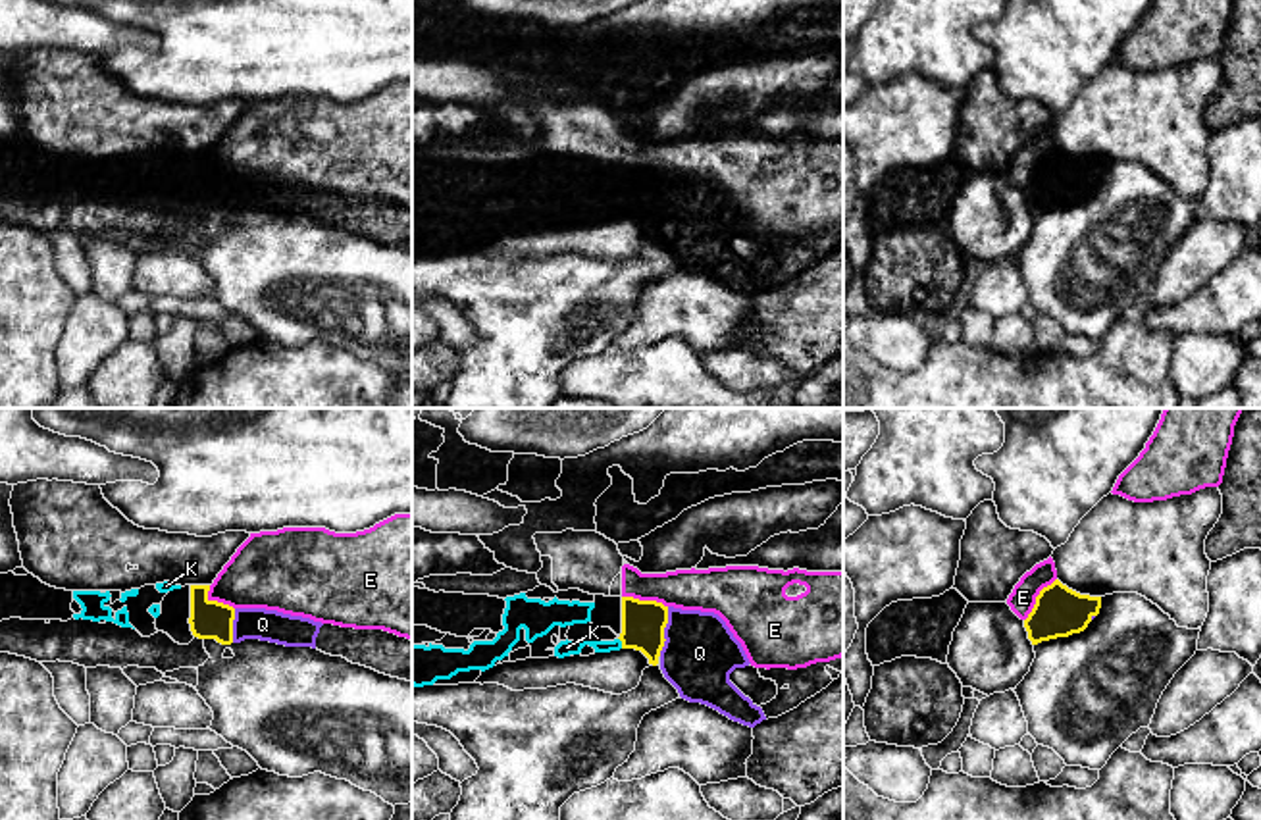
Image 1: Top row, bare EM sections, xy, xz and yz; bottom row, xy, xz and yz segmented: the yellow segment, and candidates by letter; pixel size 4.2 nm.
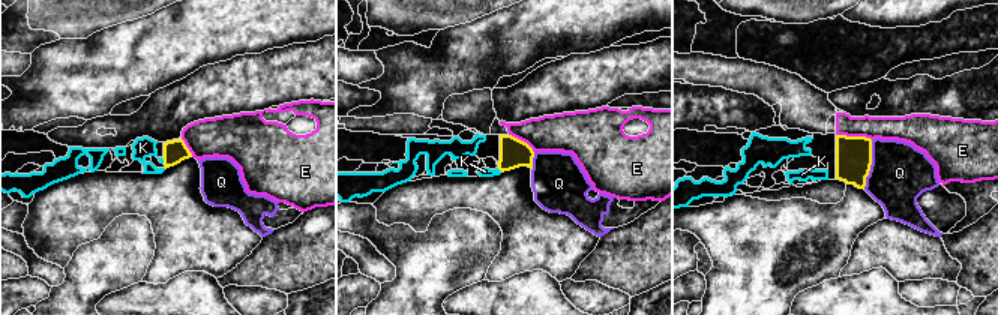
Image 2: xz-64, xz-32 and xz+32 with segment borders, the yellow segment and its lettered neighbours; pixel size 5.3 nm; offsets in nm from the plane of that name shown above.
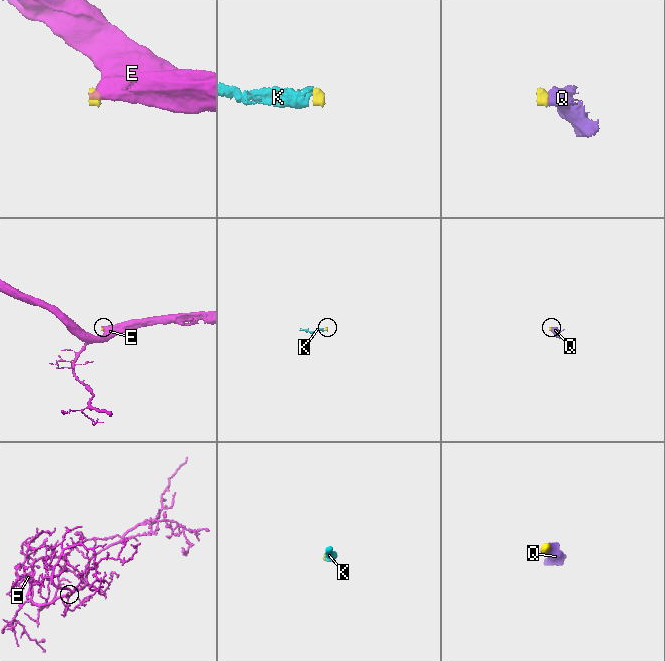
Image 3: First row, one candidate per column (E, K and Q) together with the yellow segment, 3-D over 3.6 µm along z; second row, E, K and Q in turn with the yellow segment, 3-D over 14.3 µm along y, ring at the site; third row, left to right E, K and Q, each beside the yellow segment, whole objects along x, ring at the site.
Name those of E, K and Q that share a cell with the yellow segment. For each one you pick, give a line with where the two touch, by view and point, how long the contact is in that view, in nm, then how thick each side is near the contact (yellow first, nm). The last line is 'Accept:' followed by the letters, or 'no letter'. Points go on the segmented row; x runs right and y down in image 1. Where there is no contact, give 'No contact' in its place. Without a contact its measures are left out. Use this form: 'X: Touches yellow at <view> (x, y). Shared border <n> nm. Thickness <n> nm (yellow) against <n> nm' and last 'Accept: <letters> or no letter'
K: Touches yellow at xz (622, 643). Shared border 50 nm. Thickness 180 nm (yellow) against 70 nm
Q: Touches yellow at xz (663, 632). Shared border 220 nm. Thickness 180 nm (yellow) against 300 nm
Accept: K, Q

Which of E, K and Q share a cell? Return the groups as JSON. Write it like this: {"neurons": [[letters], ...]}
{"neurons": [["E"], ["K", "Q"]]}

